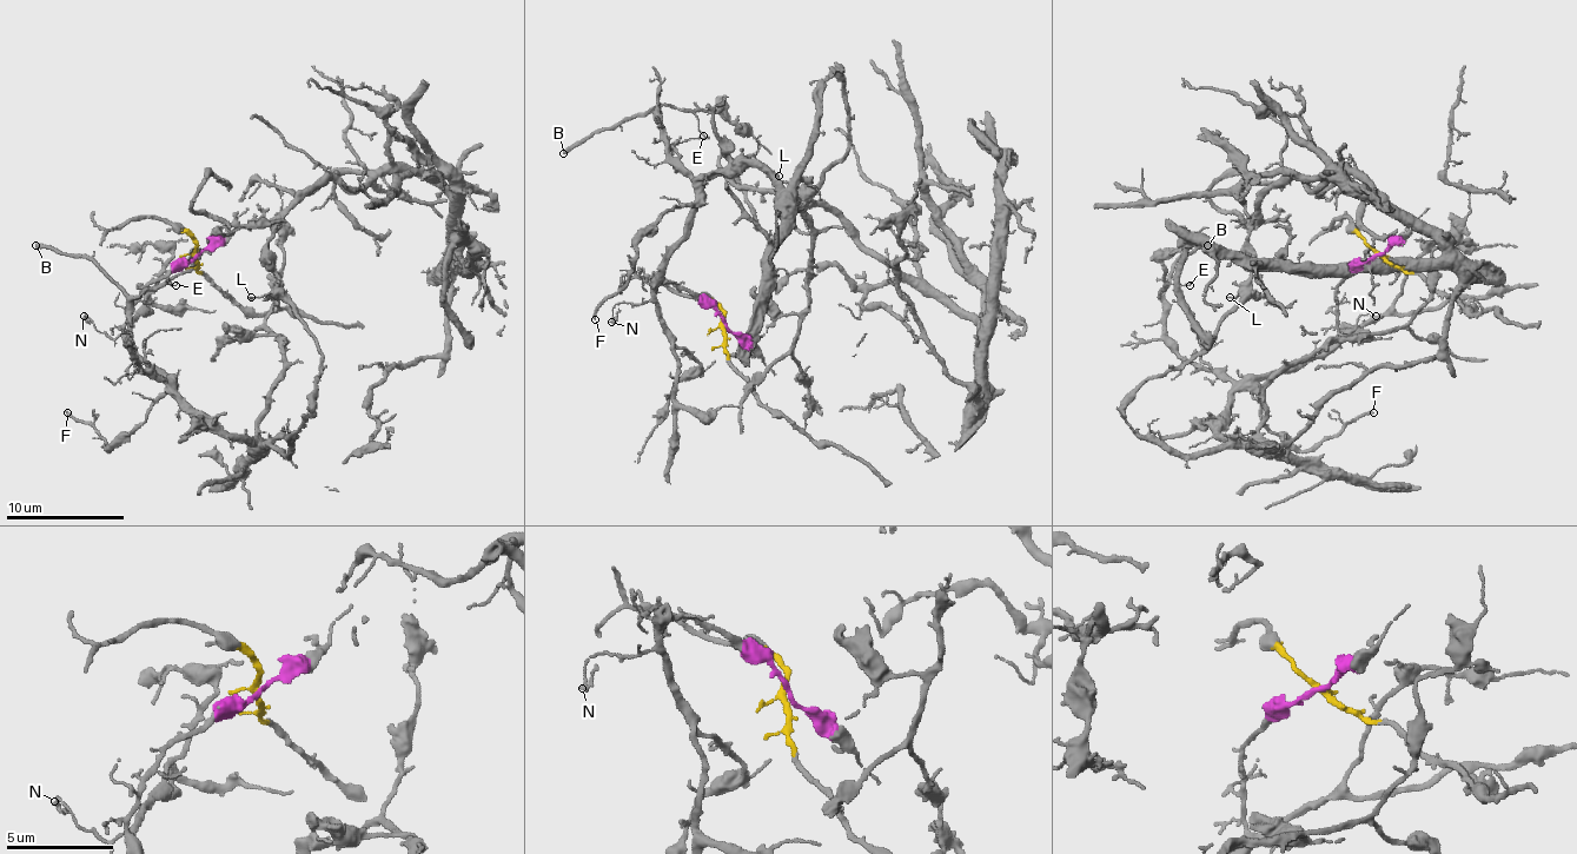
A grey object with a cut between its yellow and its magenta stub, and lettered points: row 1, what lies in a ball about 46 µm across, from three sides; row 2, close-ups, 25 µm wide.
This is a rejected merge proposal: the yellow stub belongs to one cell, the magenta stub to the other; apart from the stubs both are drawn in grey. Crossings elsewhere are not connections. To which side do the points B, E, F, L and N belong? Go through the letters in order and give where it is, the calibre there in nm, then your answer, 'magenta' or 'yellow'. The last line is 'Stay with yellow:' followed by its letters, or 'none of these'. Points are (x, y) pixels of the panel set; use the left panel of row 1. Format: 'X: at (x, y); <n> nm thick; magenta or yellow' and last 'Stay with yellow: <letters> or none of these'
B: at (35, 245); 260 nm thick; magenta
E: at (176, 285); 90 nm thick; magenta
F: at (67, 412); 170 nm thick; magenta
L: at (251, 297); 140 nm thick; magenta
N: at (84, 316); 120 nm thick; magenta
Stay with yellow: none of these

